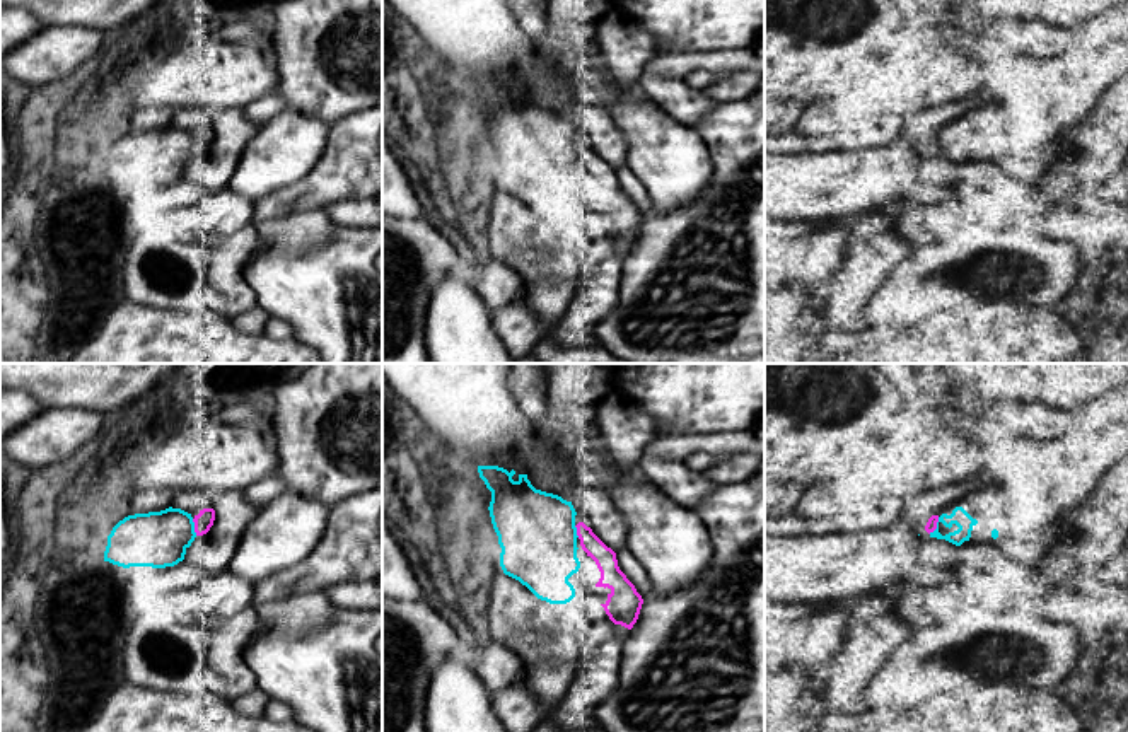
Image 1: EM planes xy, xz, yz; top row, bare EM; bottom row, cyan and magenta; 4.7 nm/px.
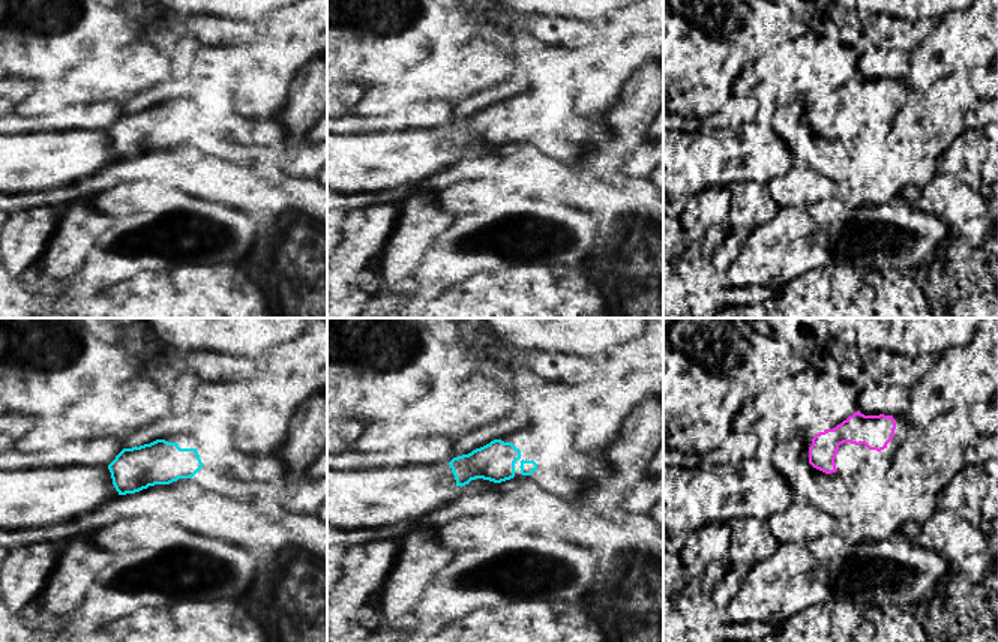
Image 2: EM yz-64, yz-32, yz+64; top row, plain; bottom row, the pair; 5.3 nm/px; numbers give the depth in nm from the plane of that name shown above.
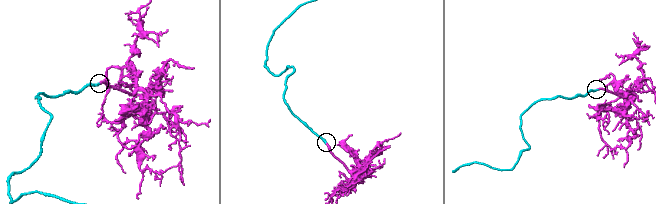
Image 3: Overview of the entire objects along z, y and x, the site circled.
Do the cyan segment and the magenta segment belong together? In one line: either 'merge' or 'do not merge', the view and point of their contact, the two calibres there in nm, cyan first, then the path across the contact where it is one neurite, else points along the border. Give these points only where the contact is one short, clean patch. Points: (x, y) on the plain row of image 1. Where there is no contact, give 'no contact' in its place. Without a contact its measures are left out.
merge | xy (193, 145) | 260/90 nm

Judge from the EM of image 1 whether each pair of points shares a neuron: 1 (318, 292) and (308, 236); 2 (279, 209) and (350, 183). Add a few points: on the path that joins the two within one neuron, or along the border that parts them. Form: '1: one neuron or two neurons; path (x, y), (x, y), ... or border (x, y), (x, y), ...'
1: one neuron; path (318, 278), (308, 267), (308, 249)
2: one neuron; path (296, 197), (311, 193), (325, 183), (333, 183)

